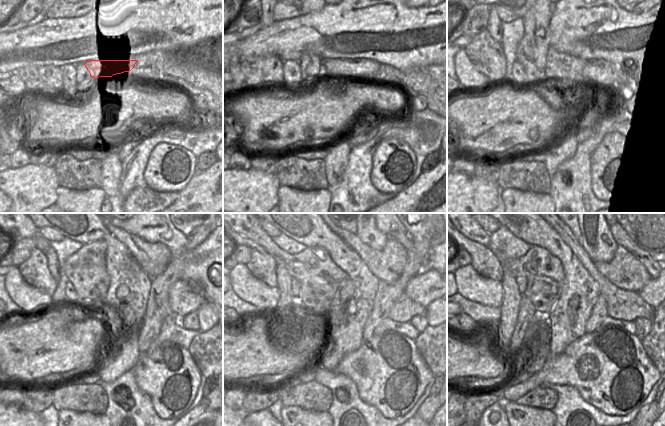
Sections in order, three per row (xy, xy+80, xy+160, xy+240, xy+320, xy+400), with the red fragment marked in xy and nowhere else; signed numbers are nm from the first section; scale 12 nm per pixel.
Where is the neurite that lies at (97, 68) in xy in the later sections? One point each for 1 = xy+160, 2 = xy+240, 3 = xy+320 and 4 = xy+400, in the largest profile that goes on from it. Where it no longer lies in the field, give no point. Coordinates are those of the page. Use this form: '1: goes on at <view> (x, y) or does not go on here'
1: goes on at xy+160 (605, 73)
2: goes on at xy+240 (183, 298)
3: goes on at xy+320 (423, 288)
4: goes on at xy+400 (650, 293)

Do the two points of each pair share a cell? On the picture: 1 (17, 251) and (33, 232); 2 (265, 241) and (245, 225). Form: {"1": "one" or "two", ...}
{"1": "two", "2": "one"}

